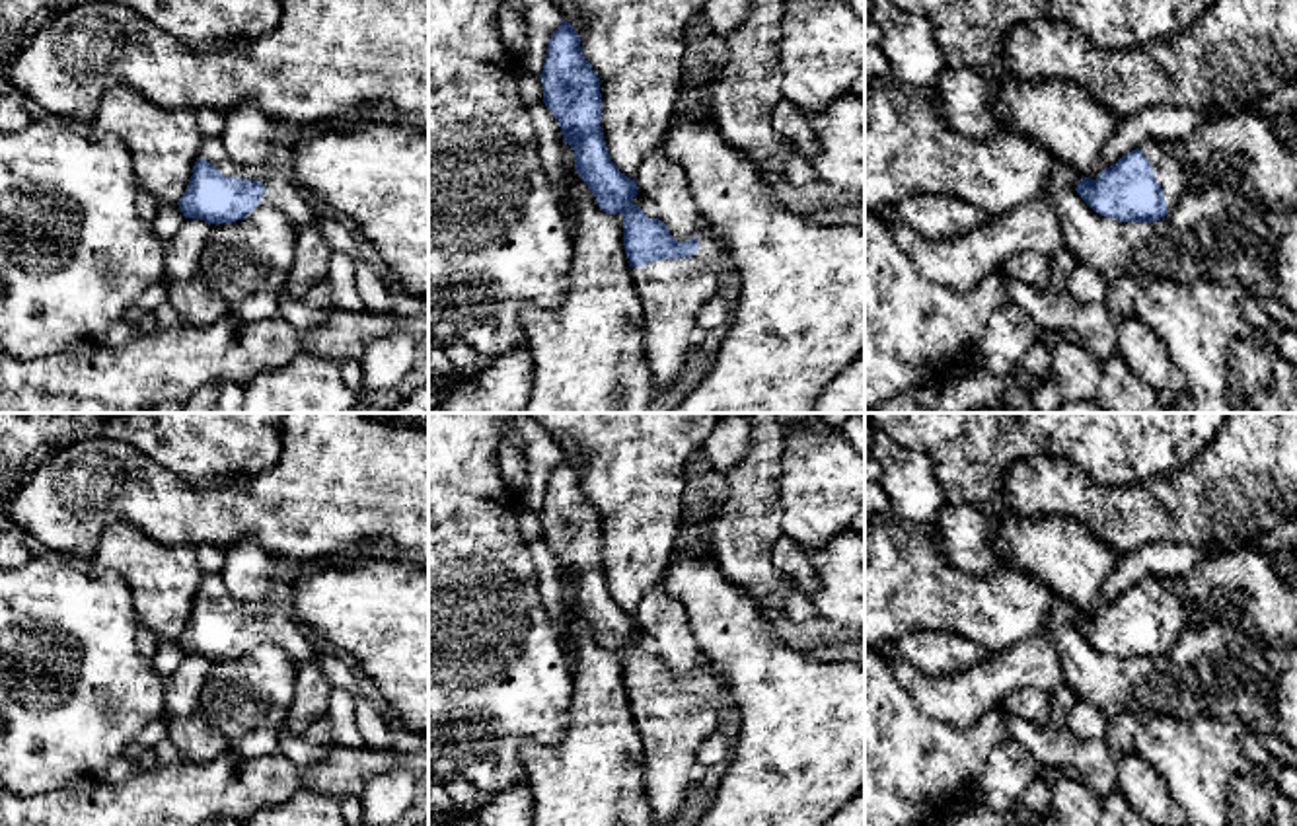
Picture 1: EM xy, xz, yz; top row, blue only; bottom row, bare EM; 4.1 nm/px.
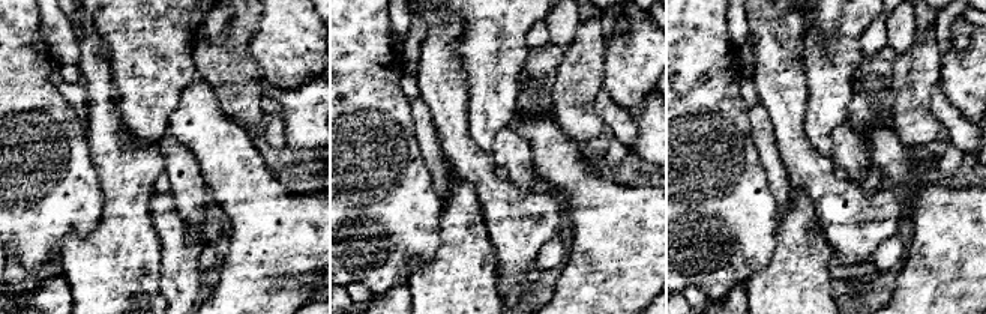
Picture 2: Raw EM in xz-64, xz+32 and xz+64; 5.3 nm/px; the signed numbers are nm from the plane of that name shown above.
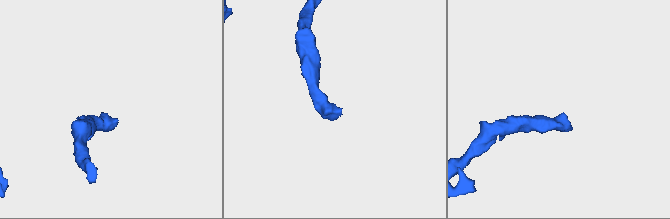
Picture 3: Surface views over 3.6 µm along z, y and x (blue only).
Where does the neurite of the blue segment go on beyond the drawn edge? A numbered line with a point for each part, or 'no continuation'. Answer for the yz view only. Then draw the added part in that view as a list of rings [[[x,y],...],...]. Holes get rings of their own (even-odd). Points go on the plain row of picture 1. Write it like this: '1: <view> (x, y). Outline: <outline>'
1: yz (1173, 614). Outline: [[[1159,575],[1143,579],[1139,586],[1149,596],[1155,618],[1161,621],[1165,631],[1167,649],[1170,649],[1178,635],[1190,629],[1190,610],[1176,594],[1165,586]]]

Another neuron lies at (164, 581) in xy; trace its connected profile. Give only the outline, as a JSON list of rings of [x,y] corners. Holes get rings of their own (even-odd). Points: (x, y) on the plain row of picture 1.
[[[117,522],[101,534],[86,567],[93,575],[117,573],[132,592],[140,629],[160,641],[179,639],[204,579],[195,547],[158,544],[127,522]]]

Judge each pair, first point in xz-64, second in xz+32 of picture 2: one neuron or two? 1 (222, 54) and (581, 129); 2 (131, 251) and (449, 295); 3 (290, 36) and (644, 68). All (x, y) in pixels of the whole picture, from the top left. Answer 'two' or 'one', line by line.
1: one
2: one
3: one

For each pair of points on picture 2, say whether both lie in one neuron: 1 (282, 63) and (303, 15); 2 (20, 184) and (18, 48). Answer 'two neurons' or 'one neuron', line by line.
1: one neuron
2: one neuron

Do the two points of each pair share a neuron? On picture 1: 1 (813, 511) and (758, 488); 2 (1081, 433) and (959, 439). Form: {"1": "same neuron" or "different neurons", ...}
{"1": "different neurons", "2": "same neuron"}

